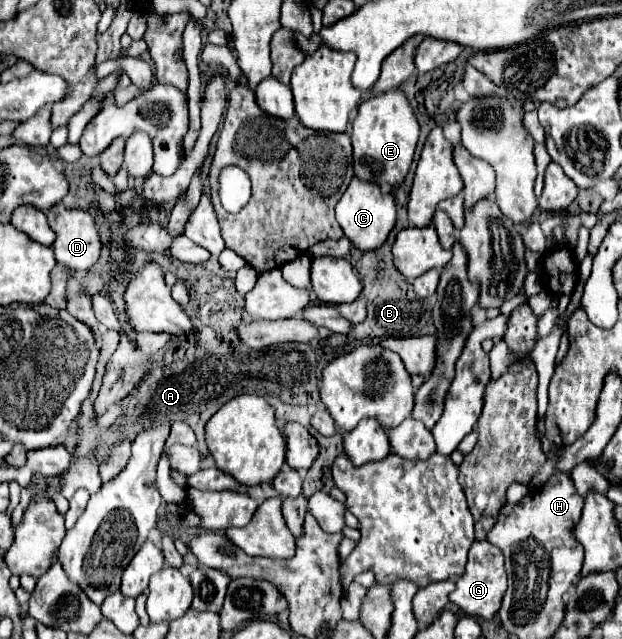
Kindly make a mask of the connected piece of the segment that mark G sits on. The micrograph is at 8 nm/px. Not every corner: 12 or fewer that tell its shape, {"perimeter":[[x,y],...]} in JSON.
{"perimeter":[[474,542],[466,572],[450,578],[464,614],[490,620],[506,592],[502,552]]}

